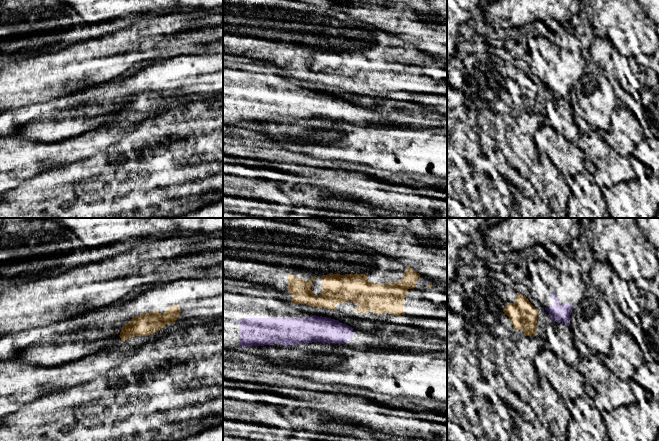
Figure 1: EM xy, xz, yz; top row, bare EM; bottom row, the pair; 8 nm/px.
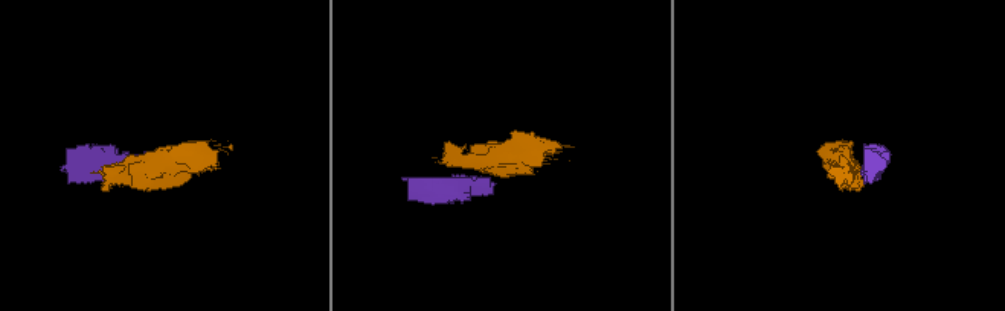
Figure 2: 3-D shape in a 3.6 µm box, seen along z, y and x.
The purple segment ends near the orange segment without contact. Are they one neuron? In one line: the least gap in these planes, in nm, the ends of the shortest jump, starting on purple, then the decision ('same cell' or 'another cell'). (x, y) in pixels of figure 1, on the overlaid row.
gap 70 nm; span xz (311, 314), (313, 306); another cell

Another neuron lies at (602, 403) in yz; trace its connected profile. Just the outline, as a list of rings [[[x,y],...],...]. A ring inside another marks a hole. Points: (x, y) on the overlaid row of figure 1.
[[[592,353],[580,358],[576,365],[577,370],[583,375],[597,392],[593,398],[595,408],[601,411],[611,411],[620,406],[627,406],[636,402],[636,397],[626,380],[616,376],[603,362],[602,357]]]

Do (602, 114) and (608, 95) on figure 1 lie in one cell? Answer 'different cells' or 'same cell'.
same cell

